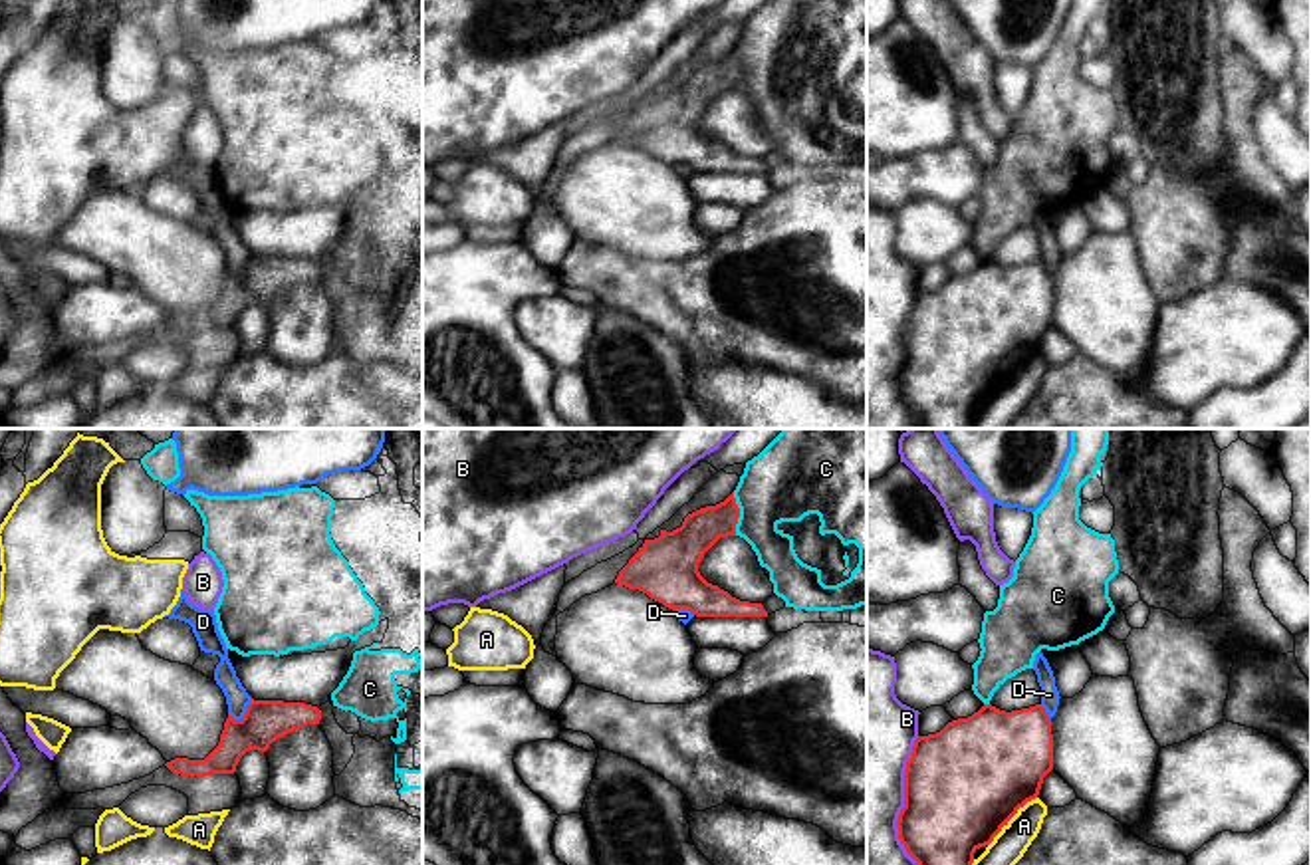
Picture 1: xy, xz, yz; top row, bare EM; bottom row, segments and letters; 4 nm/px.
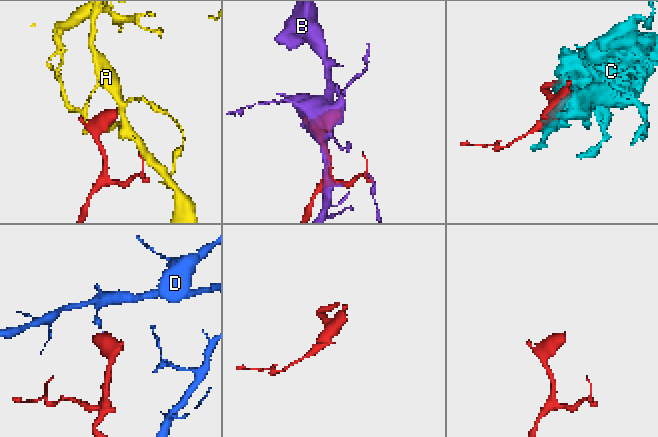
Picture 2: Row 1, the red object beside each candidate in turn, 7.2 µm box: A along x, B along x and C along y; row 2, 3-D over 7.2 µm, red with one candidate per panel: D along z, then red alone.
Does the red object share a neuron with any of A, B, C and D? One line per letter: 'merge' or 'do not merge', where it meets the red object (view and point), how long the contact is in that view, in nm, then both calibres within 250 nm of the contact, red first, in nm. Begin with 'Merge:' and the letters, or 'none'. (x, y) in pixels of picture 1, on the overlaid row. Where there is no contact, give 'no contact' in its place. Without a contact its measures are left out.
Merge: none
A: do not merge; meets red in yz at (1010, 818); contact 280 nm long; 480 nm thick on the red side, 140 nm on the other
B: do not merge; meets red in yz at (905, 800); contact 500 nm long; 480 nm thick on the red side, 320 nm on the other
C: do not merge; meets red in xz at (738, 514); contact 180 nm long; 160 nm thick on the red side, 320 nm on the other
D: do not merge; meets red in xy at (244, 715); contact 120 nm long; 170 nm thick on the red side, 90 nm on the other

